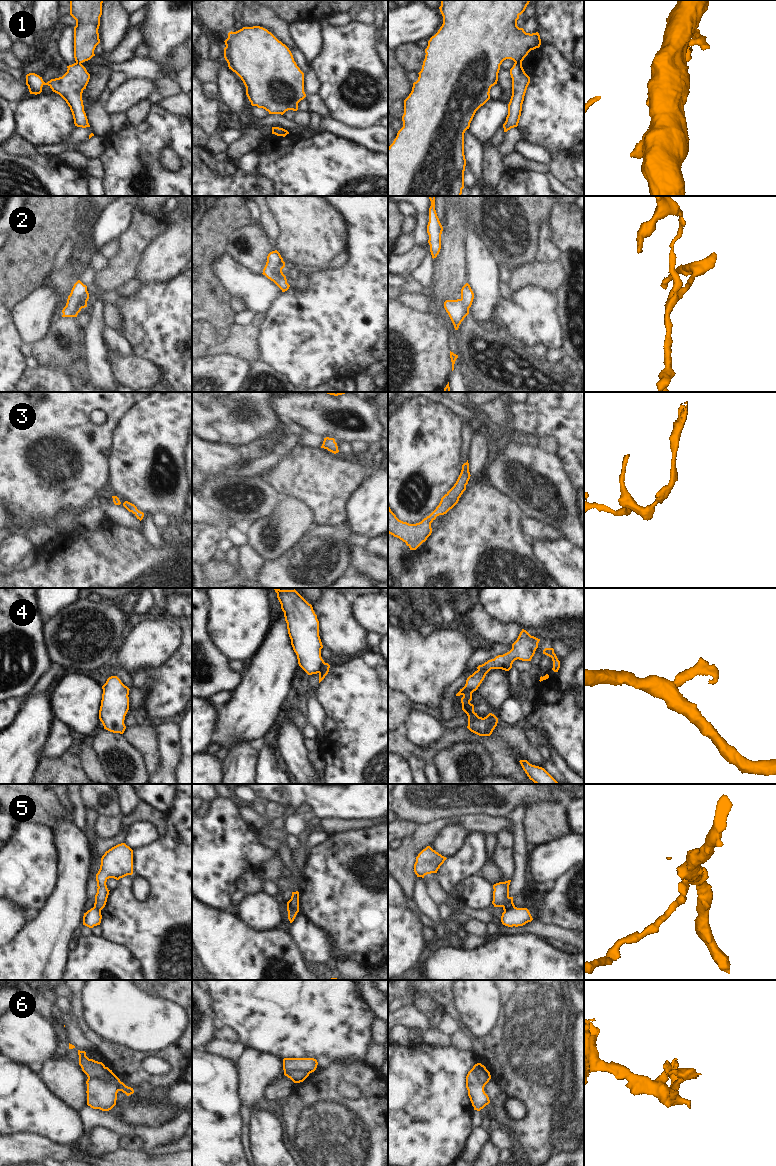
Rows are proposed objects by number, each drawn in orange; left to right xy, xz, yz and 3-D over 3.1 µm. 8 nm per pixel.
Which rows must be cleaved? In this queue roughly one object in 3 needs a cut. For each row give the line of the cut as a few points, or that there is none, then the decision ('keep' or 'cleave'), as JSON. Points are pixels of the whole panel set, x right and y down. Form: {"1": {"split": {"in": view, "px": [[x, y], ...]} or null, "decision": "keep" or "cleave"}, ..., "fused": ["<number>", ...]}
{"1": {"split": {"in": "yz", "px": [[515, 62], [521, 64]]}, "decision": "cleave"}, "2": {"split": null, "decision": "keep"}, "3": {"split": null, "decision": "keep"}, "4": {"split": {"in": "xz", "px": [[324, 662], [318, 672]]}, "decision": "cleave"}, "5": {"split": {"in": "yz", "px": [[514, 906], [504, 911]]}, "decision": "cleave"}, "6": {"split": {"in": "xy", "px": [[106, 1067], [105, 1074], [102, 1077], [88, 1078]]}, "decision": "cleave"}, "fused": ["1", "4", "5", "6"]}

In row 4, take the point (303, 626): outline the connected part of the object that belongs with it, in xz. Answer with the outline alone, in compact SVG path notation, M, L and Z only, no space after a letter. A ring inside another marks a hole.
M295 589L274 590L277 593L281 609L284 612L291 645L297 655L299 666L308 675L319 673L325 662L321 657L321 649L323 648L323 645L319 636L319 621L312 605L309 604Z

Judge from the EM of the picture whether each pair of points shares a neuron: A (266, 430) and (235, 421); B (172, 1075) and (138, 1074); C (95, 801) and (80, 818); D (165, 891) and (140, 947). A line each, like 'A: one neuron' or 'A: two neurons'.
A: one neuron
B: one neuron
C: two neurons
D: one neuron

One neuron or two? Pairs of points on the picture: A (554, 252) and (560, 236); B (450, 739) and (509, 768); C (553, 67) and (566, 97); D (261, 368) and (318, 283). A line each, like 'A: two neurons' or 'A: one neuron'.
A: two neurons
B: one neuron
C: one neuron
D: two neurons

